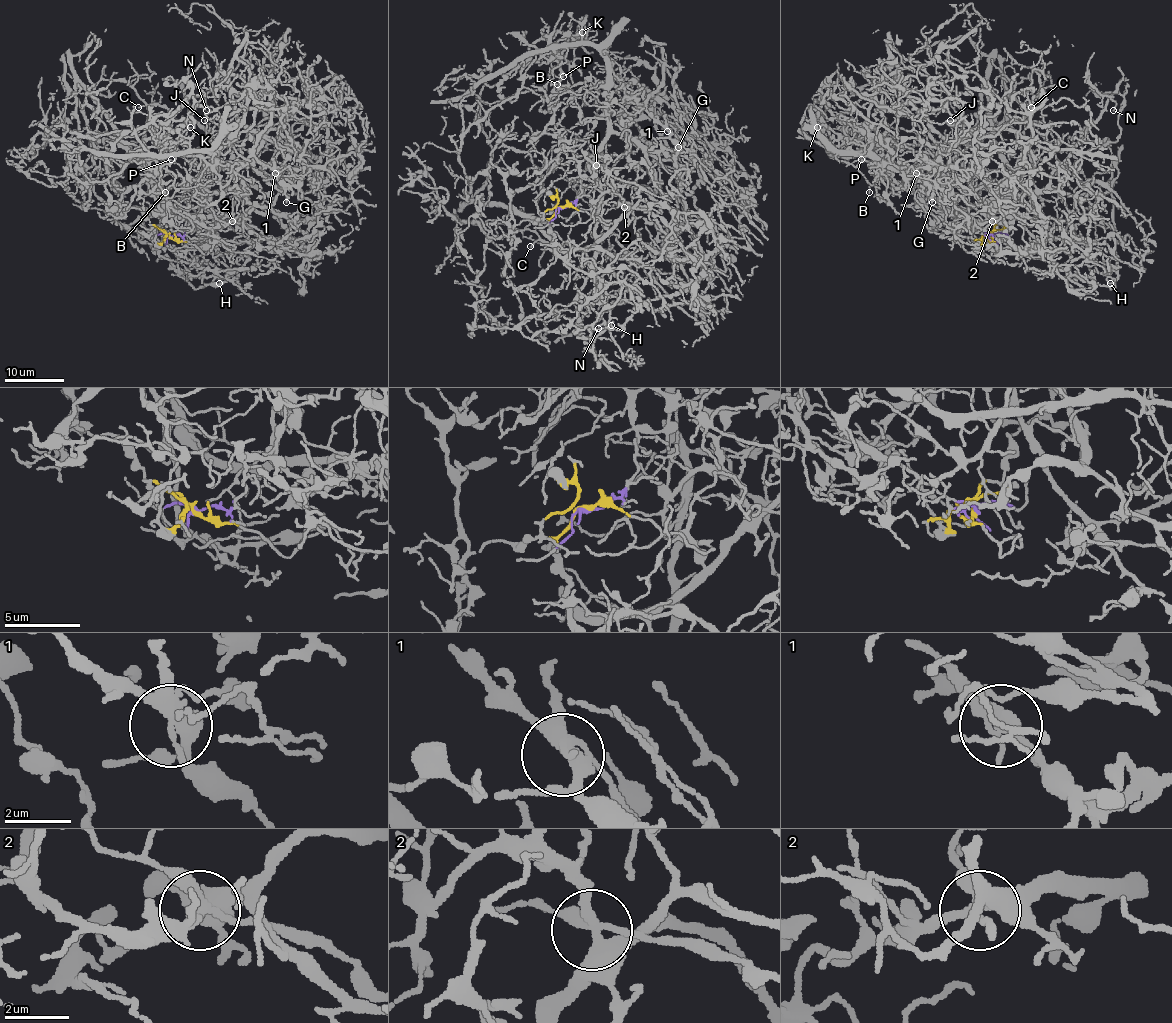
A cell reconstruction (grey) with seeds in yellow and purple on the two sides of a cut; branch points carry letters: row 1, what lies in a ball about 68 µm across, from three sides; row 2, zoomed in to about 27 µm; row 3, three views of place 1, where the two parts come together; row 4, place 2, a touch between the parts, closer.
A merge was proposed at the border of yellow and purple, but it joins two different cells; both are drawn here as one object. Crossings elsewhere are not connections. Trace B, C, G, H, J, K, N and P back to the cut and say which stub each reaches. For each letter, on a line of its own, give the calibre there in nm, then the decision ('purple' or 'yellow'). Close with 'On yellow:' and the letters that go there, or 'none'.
B: calibre 130 nm; purple
C: calibre 130 nm; yellow
G: calibre 220 nm; purple
H: calibre 180 nm; yellow
J: calibre 100 nm; purple
K: calibre 100 nm; purple
N: calibre 120 nm; purple
P: calibre 90 nm; purple
On yellow: C, H

